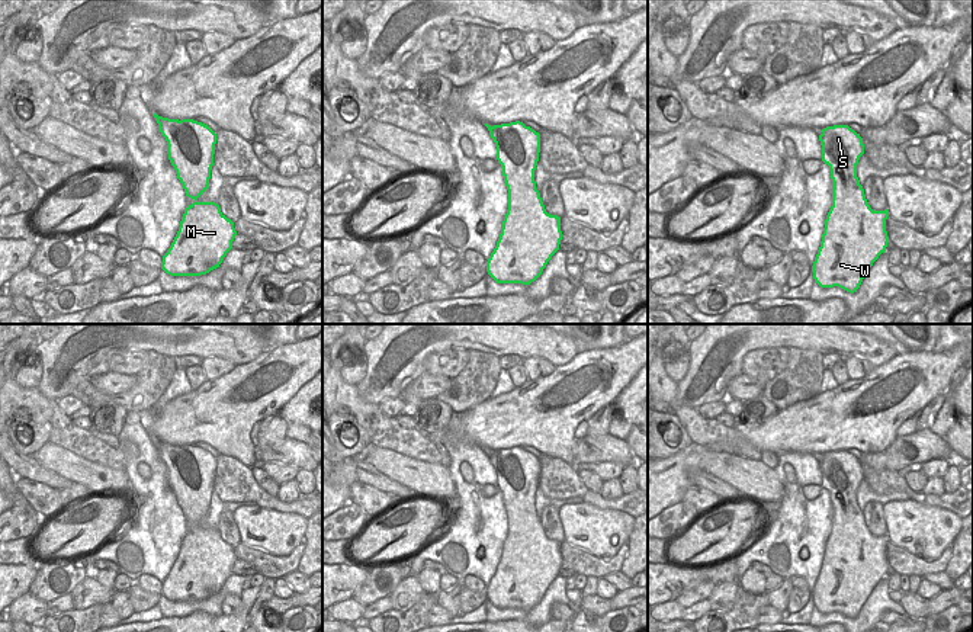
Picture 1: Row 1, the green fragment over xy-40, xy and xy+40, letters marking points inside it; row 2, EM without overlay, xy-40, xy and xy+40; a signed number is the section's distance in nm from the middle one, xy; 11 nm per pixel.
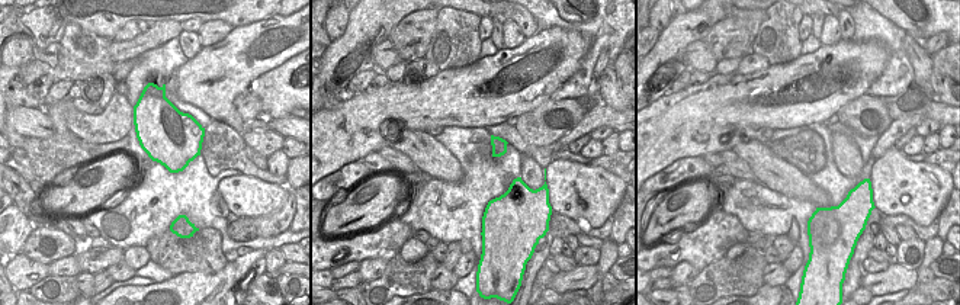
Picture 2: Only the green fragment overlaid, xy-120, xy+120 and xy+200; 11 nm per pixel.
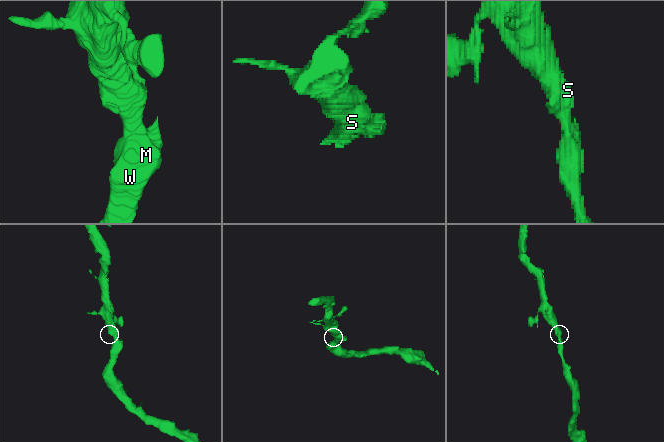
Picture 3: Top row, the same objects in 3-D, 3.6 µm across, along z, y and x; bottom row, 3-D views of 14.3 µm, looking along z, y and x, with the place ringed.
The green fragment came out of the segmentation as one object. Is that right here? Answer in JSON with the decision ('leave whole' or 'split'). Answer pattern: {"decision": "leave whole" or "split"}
{"decision": "leave whole"}

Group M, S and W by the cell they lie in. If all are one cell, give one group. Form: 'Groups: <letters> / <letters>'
Groups: M S W.

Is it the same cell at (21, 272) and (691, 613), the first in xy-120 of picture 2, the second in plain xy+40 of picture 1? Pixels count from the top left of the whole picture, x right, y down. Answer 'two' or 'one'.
two

